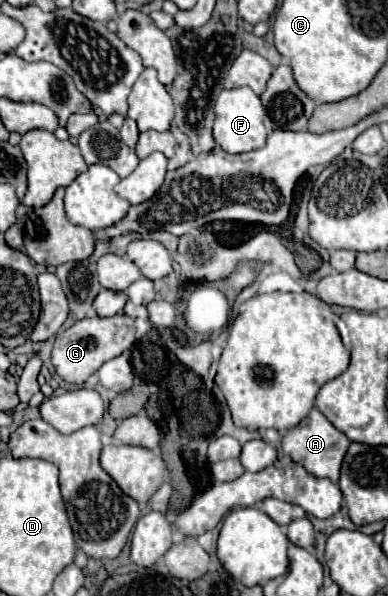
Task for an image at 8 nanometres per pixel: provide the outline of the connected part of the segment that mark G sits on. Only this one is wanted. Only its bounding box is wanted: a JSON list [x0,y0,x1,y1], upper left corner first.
[52,313,136,385]

